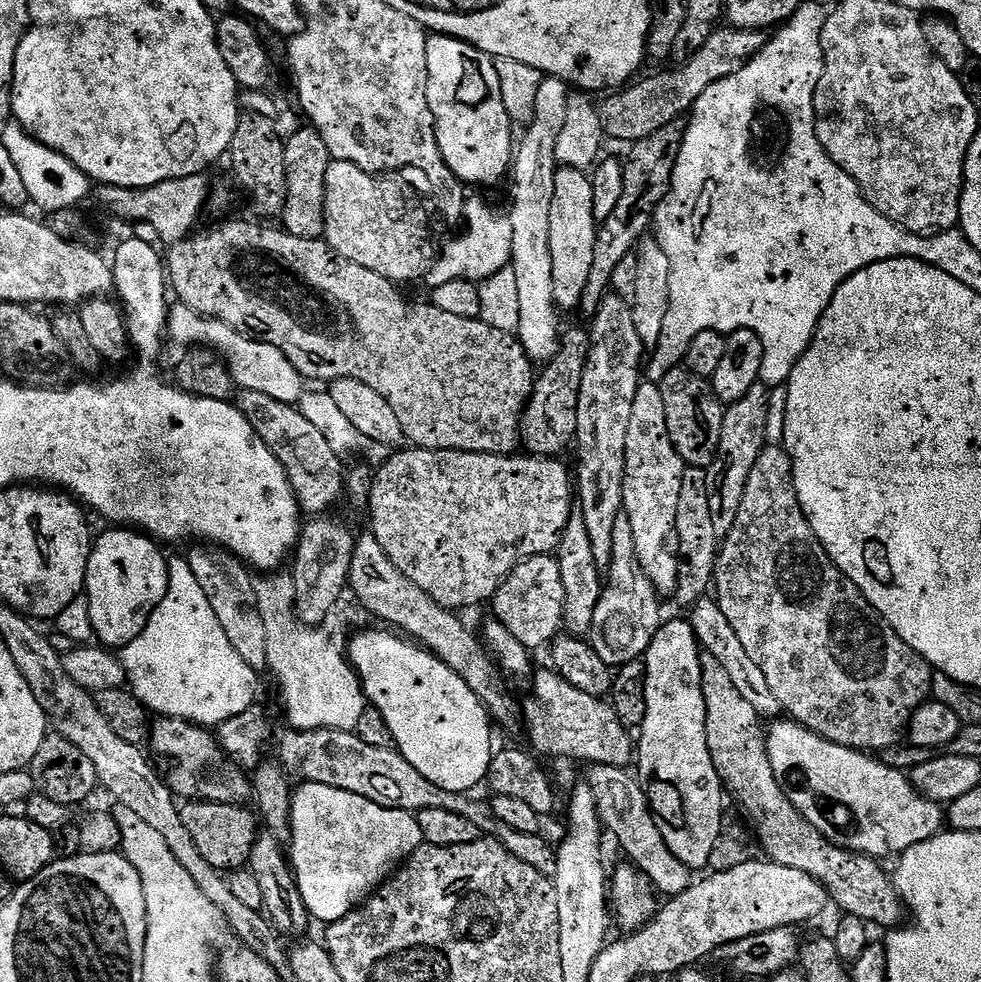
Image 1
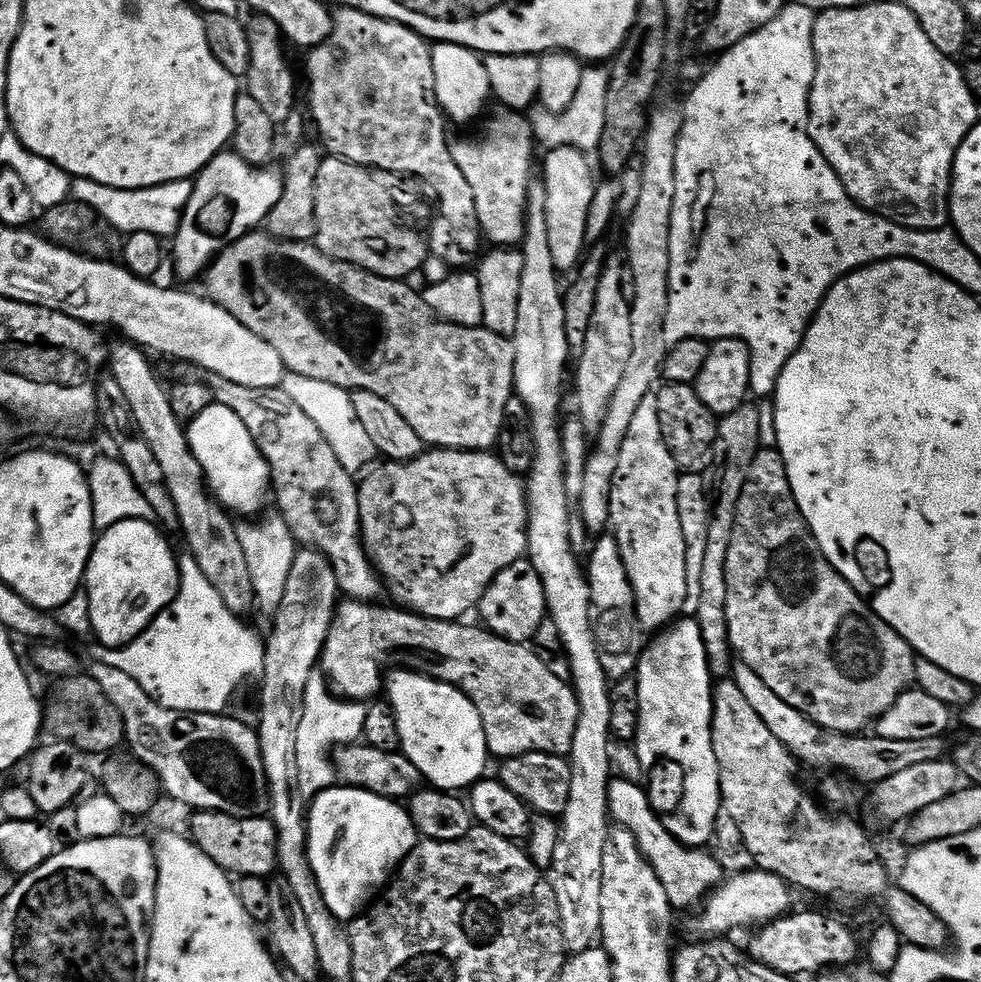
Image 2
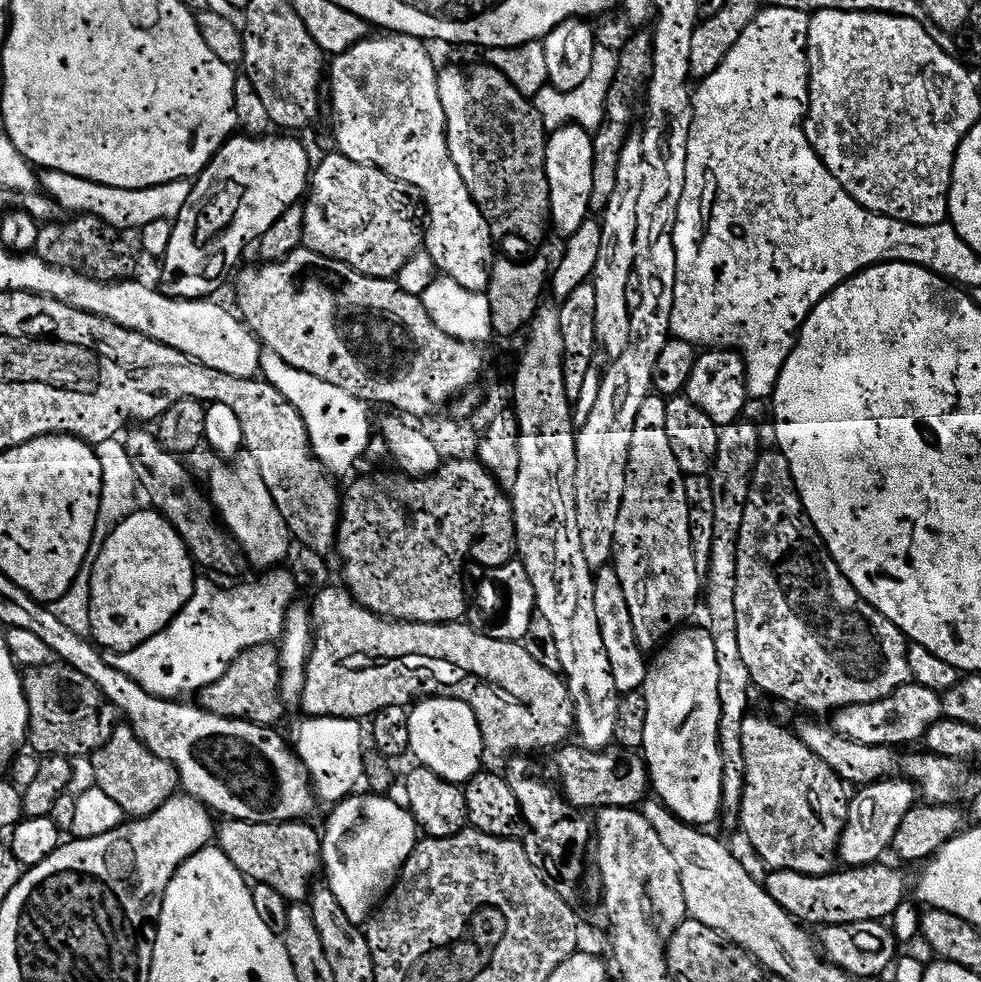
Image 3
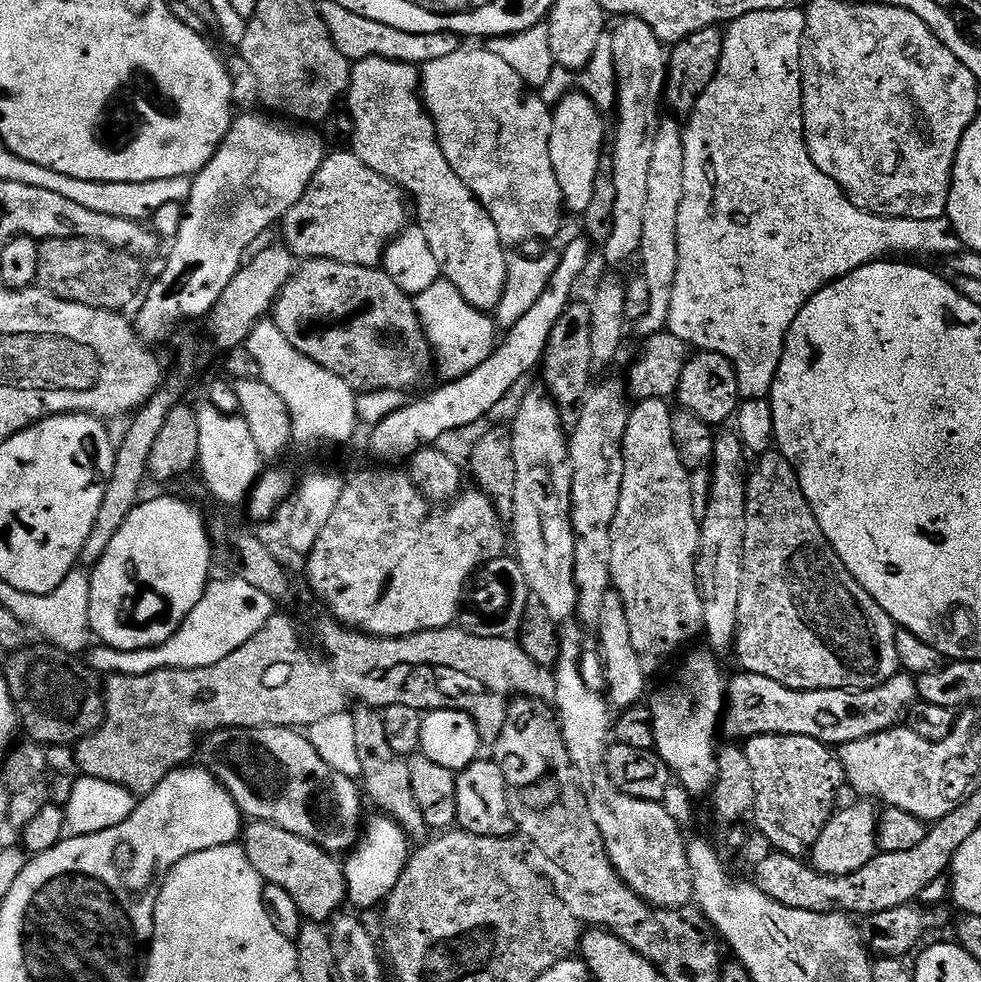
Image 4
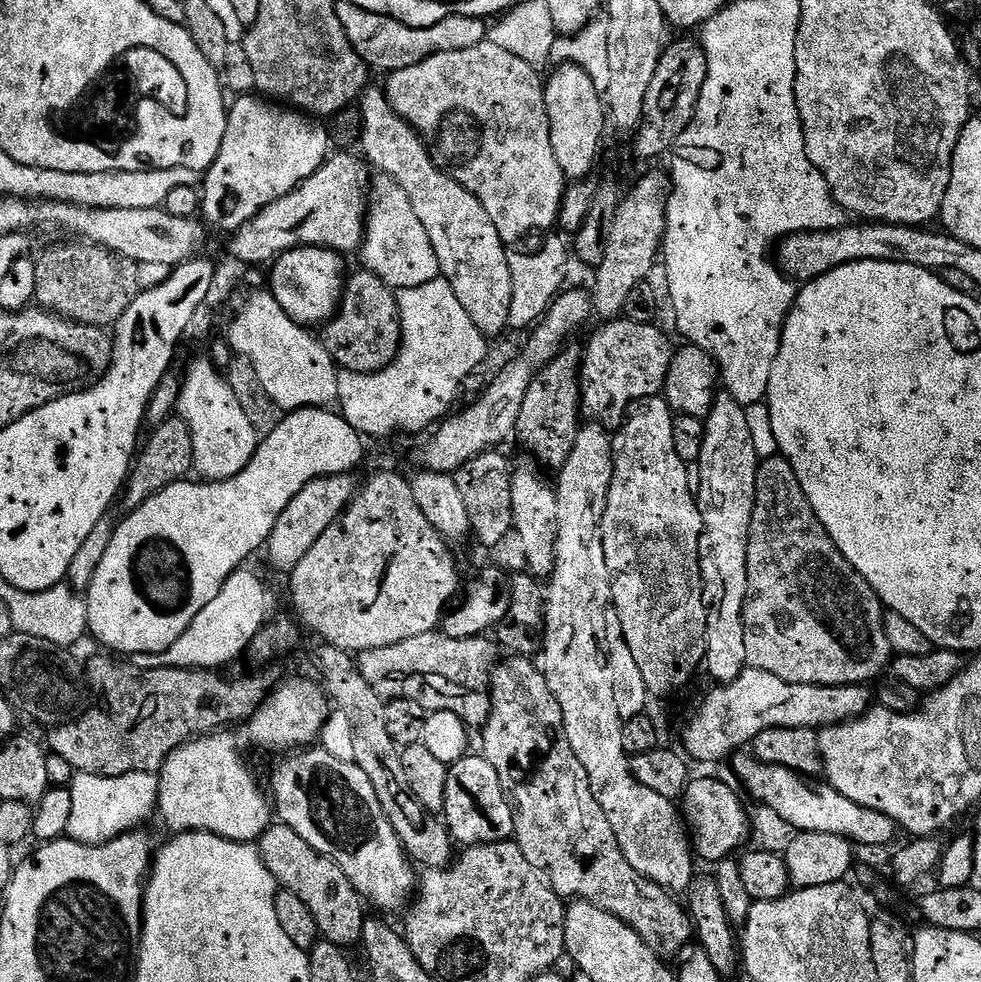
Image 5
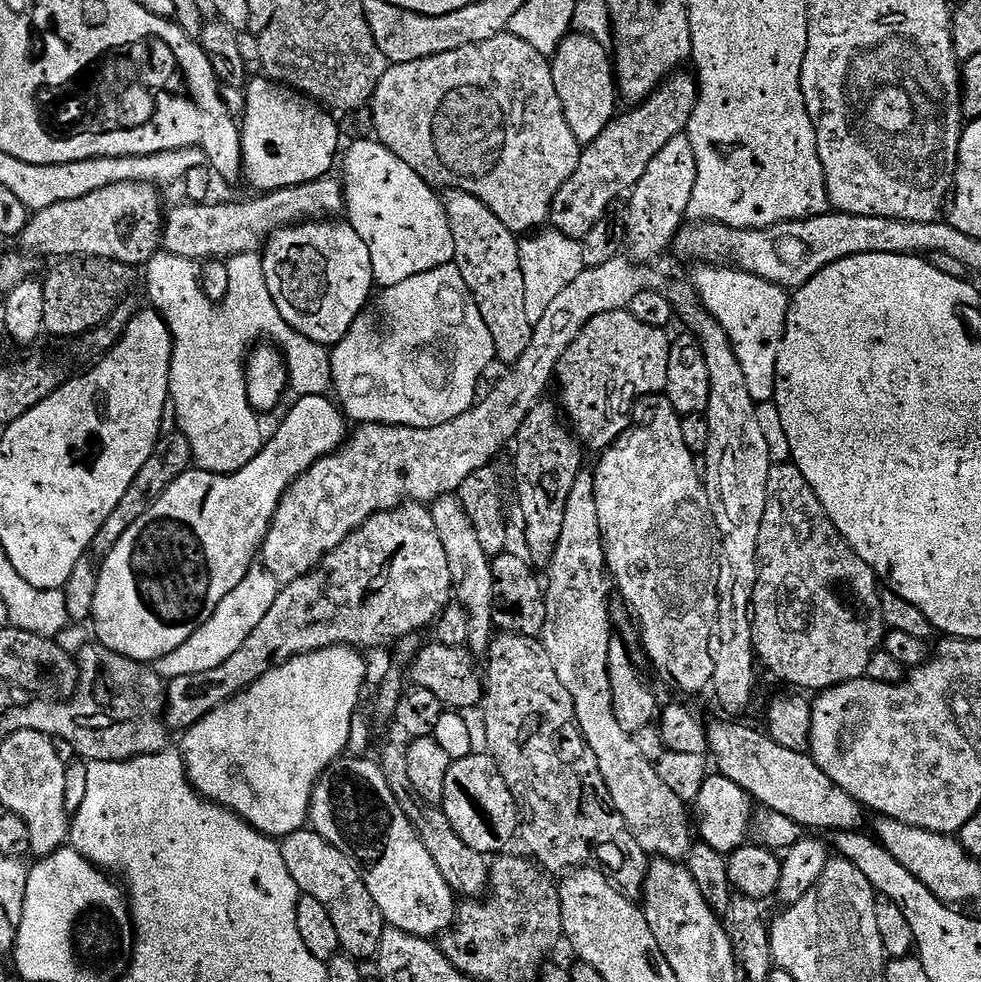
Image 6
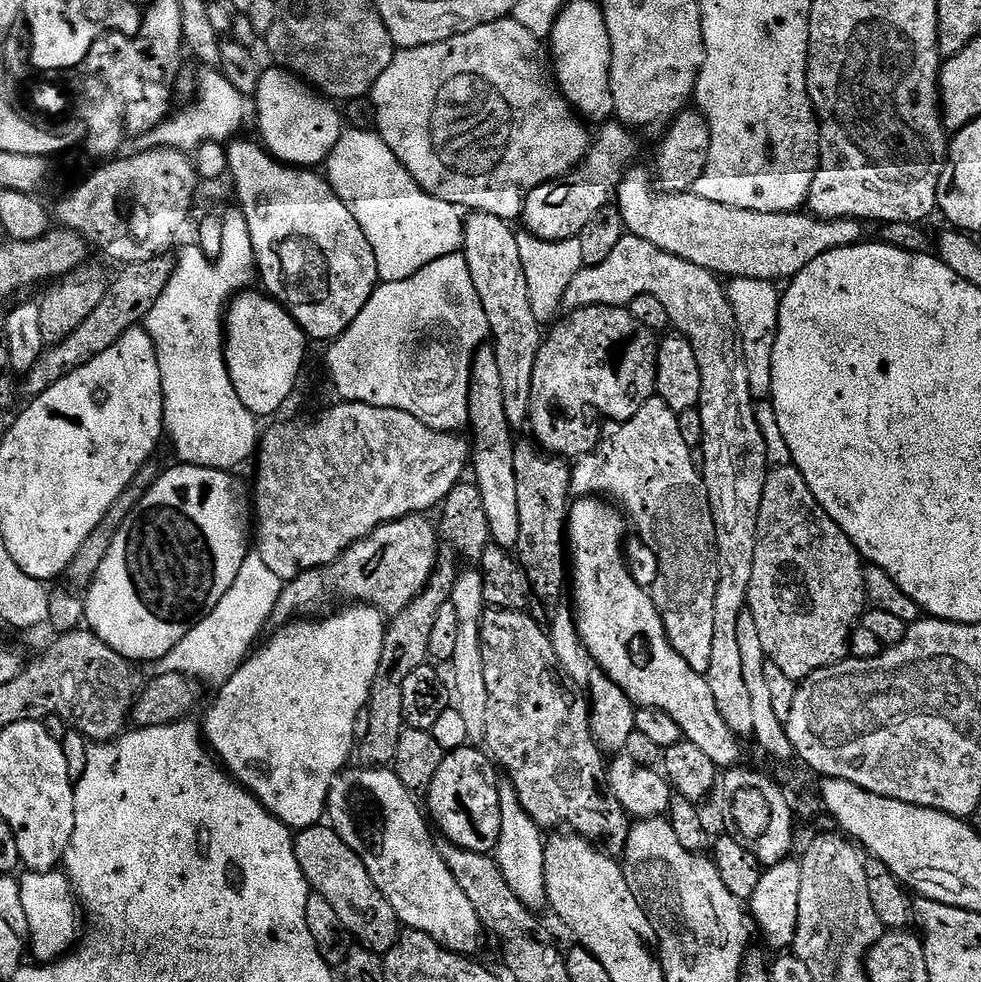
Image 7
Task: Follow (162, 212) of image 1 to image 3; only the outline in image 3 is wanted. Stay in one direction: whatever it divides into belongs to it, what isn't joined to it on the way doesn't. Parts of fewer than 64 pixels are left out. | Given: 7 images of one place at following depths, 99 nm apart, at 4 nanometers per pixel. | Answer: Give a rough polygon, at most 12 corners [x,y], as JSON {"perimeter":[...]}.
{"perimeter":[[44,170],[64,212],[139,230],[175,221],[193,181],[122,190]]}

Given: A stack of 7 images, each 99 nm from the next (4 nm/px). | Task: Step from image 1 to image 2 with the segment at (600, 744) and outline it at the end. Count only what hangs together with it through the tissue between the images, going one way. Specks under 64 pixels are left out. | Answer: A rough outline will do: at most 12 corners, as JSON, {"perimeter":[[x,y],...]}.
{"perimeter":[[345,599],[337,696],[389,669],[461,688],[493,757],[571,753],[576,689],[535,647],[468,622]]}

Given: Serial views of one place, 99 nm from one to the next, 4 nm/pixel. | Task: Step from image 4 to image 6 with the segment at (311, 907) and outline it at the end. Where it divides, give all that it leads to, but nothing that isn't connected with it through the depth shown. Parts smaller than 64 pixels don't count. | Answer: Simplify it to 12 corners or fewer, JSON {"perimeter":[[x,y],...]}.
{"perimeter":[[315,830],[283,837],[301,893],[341,949],[375,957],[386,921],[349,853]]}

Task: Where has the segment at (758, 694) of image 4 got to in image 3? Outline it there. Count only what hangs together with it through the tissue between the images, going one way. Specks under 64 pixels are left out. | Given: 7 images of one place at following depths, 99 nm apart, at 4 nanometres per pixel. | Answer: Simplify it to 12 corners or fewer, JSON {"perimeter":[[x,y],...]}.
{"perimeter":[[909,682],[835,713],[866,746],[923,741],[944,716],[941,693]]}

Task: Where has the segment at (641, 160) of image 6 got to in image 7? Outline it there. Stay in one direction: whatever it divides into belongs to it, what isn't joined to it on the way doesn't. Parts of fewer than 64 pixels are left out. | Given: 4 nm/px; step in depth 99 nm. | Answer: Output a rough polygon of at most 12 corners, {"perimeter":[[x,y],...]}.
{"perimeter":[[604,122],[567,176],[536,187],[521,216],[542,241],[577,239],[613,203],[640,152]]}

